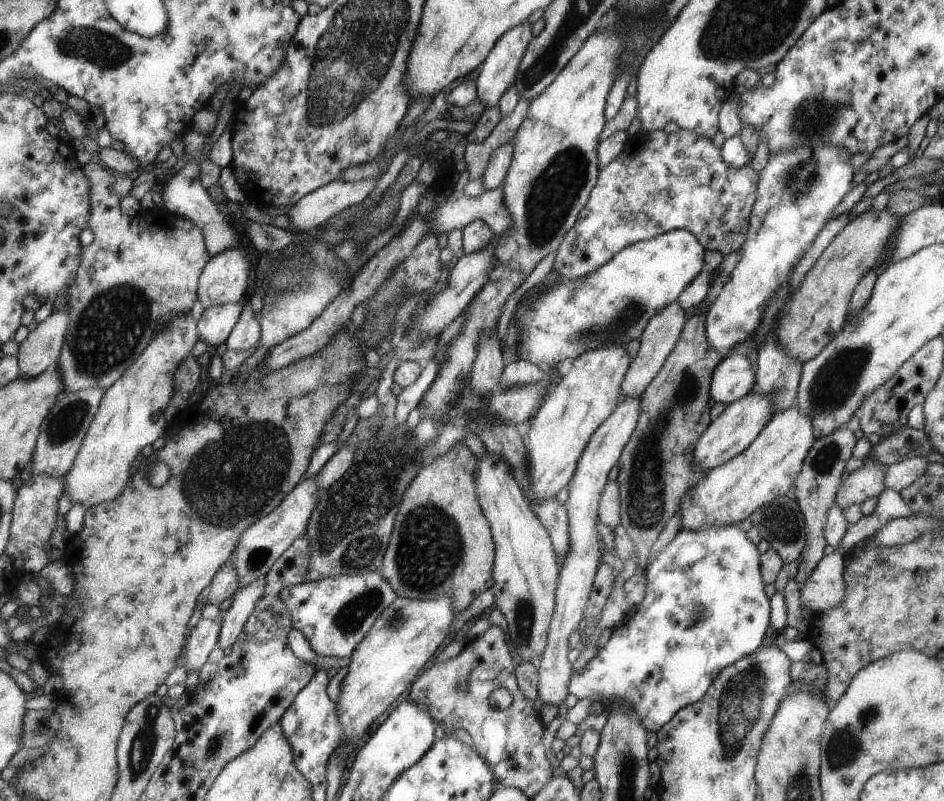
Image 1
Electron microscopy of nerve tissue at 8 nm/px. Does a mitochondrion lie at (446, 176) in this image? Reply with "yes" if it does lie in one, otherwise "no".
no

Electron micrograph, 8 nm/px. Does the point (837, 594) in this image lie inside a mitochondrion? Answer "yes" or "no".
no

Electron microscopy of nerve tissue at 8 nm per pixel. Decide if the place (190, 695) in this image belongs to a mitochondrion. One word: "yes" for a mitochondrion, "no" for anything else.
no

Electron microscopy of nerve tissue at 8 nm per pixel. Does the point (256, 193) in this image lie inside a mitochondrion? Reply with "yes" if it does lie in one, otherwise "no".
no

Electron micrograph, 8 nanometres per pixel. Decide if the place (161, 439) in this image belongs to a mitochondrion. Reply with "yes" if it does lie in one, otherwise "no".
no

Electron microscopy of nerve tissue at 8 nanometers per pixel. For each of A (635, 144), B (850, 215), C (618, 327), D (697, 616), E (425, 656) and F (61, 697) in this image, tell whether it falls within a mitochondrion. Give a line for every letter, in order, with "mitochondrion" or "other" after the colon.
A: other
B: other
C: mitochondrion
D: mitochondrion
E: other
F: other

